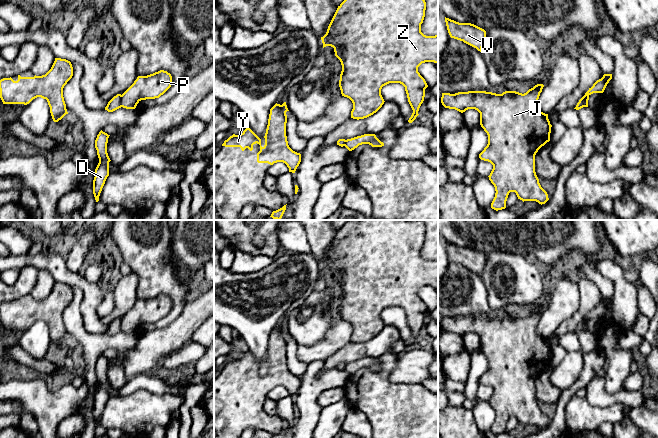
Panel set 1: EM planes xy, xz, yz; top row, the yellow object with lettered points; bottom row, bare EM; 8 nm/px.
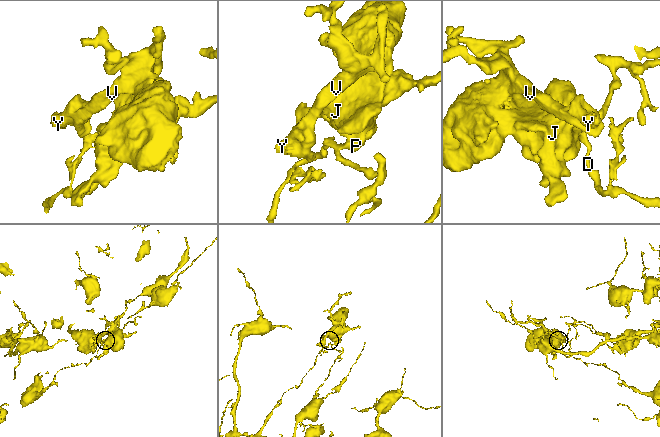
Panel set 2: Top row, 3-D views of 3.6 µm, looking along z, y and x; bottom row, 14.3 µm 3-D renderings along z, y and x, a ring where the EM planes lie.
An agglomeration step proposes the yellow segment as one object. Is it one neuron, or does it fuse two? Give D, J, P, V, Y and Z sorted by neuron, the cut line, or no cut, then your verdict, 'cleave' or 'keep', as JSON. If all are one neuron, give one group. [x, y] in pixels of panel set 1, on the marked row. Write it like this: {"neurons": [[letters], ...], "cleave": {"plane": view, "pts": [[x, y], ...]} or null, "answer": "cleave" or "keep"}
{"neurons": [["D"], ["J", "P", "V", "Y", "Z"]], "cleave": {"plane": "xy", "pts": [[120, 95], [120, 104], [122, 106]]}, "answer": "cleave"}

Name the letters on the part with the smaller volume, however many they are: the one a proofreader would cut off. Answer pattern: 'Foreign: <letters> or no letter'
Foreign: J, P, V, Y, Z

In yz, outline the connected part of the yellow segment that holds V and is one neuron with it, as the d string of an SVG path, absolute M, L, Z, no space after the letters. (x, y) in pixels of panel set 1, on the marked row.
M446 17L445 22L451 38L463 41L482 52L486 40L486 31L484 29L471 23L459 23Z

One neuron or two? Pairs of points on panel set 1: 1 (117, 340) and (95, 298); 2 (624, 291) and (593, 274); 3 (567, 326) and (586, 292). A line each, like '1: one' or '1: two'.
1: two
2: two
3: one

